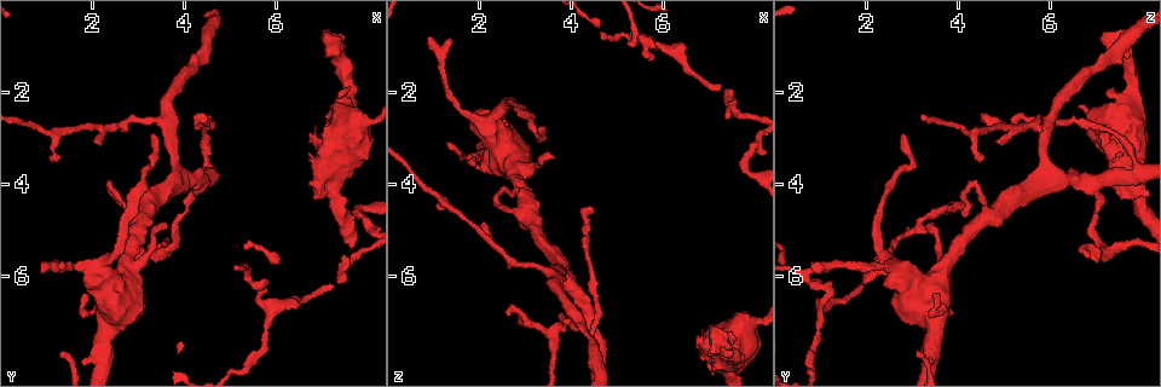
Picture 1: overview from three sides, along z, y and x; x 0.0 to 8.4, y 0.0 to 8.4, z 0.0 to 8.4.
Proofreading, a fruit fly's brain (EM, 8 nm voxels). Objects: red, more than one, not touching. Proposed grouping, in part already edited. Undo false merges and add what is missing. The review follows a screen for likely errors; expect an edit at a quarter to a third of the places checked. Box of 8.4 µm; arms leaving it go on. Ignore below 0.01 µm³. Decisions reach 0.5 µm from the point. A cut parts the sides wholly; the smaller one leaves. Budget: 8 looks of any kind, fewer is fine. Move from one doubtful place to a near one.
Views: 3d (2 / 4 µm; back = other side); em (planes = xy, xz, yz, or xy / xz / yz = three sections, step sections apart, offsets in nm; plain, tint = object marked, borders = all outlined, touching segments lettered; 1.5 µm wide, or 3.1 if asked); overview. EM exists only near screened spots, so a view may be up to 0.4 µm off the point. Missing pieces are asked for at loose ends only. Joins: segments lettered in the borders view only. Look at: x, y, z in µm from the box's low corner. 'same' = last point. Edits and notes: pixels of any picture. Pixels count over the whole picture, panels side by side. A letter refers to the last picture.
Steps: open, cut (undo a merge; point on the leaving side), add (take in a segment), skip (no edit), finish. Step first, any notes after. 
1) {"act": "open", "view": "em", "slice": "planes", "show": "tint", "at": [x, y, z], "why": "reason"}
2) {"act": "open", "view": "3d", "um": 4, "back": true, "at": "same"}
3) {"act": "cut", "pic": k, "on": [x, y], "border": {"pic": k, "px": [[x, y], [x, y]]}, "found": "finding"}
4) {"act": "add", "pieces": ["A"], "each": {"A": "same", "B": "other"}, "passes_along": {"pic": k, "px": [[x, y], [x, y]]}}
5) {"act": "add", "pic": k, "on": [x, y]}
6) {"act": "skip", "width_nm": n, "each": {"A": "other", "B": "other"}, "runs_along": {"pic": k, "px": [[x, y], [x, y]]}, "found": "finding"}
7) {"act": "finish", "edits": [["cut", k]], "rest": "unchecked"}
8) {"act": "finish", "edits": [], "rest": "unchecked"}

{"act": "open", "view": "em", "slice": "xy", "step": 4, "show": "tint", "at": [1.30, 7.75, 3.10], "why": "thin end"}

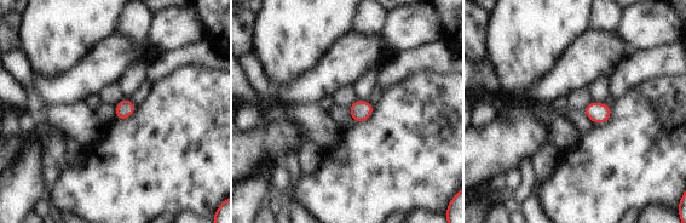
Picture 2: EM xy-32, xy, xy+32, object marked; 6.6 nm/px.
{"act": "open", "view": "em", "slice": "planes", "show": "borders", "at": "same"}

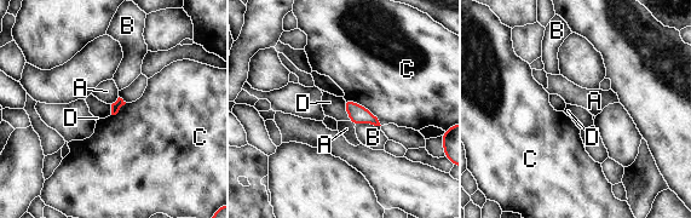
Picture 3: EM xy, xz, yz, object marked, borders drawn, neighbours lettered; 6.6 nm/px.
{"act": "skip", "each": {"A": "other", "B": "other", "C": "other", "D": "other"}, "found": "no lettered segment goes on from it"}

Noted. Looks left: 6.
{"act": "open", "view": "em", "slice": "xy", "step": 8, "show": "plain", "at": [1.30, 3.50, 4.45]}

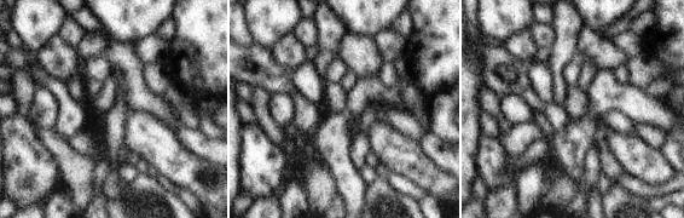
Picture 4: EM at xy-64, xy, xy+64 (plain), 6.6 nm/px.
{"act": "open", "view": "em", "slice": "xy", "step": 8, "show": "borders", "at": "same", "why": "see the neighbours"}

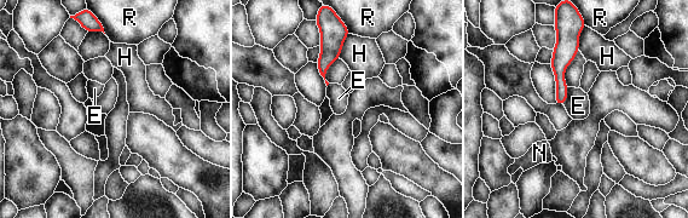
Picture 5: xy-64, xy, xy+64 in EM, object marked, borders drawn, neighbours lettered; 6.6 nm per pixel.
{"act": "skip", "each": {"E": "other", "H": "other", "N": "other", "R": "other"}, "found": "none of them fits"}

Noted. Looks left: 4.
{"act": "open", "view": "em", "slice": "xz", "step": 4, "show": "tint", "at": [7.10, 0.75, 7.20], "why": "free end"}

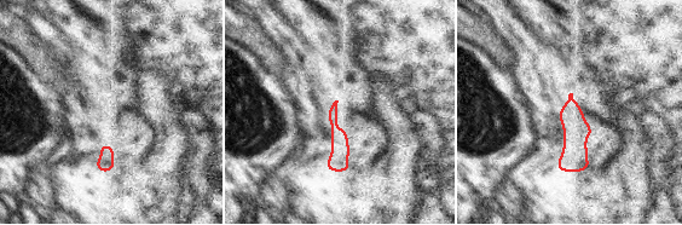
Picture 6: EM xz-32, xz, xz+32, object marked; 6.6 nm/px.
{"act": "open", "view": "em", "slice": "planes", "show": "borders", "at": "same"}

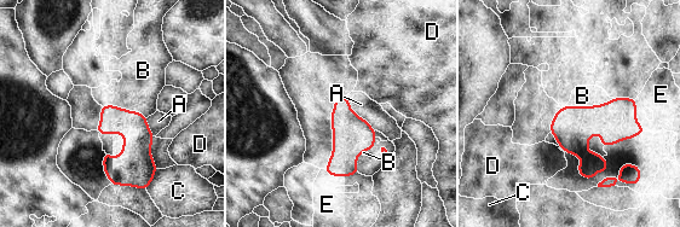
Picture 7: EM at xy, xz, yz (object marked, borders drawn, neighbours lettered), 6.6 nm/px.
{"act": "add", "pieces": ["B"], "width_nm": 220, "each": {"A": "other", "B": "same", "C": "other", "D": "other", "E": "other"}, "passes_along": {"pic": 7, "px": [[114, 120], [124, 109], [143, 79]]}, "found": "it goes on there"}

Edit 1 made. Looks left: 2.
{"act": "finish", "edits": [["add", 7]], "rest": "unchecked"}

